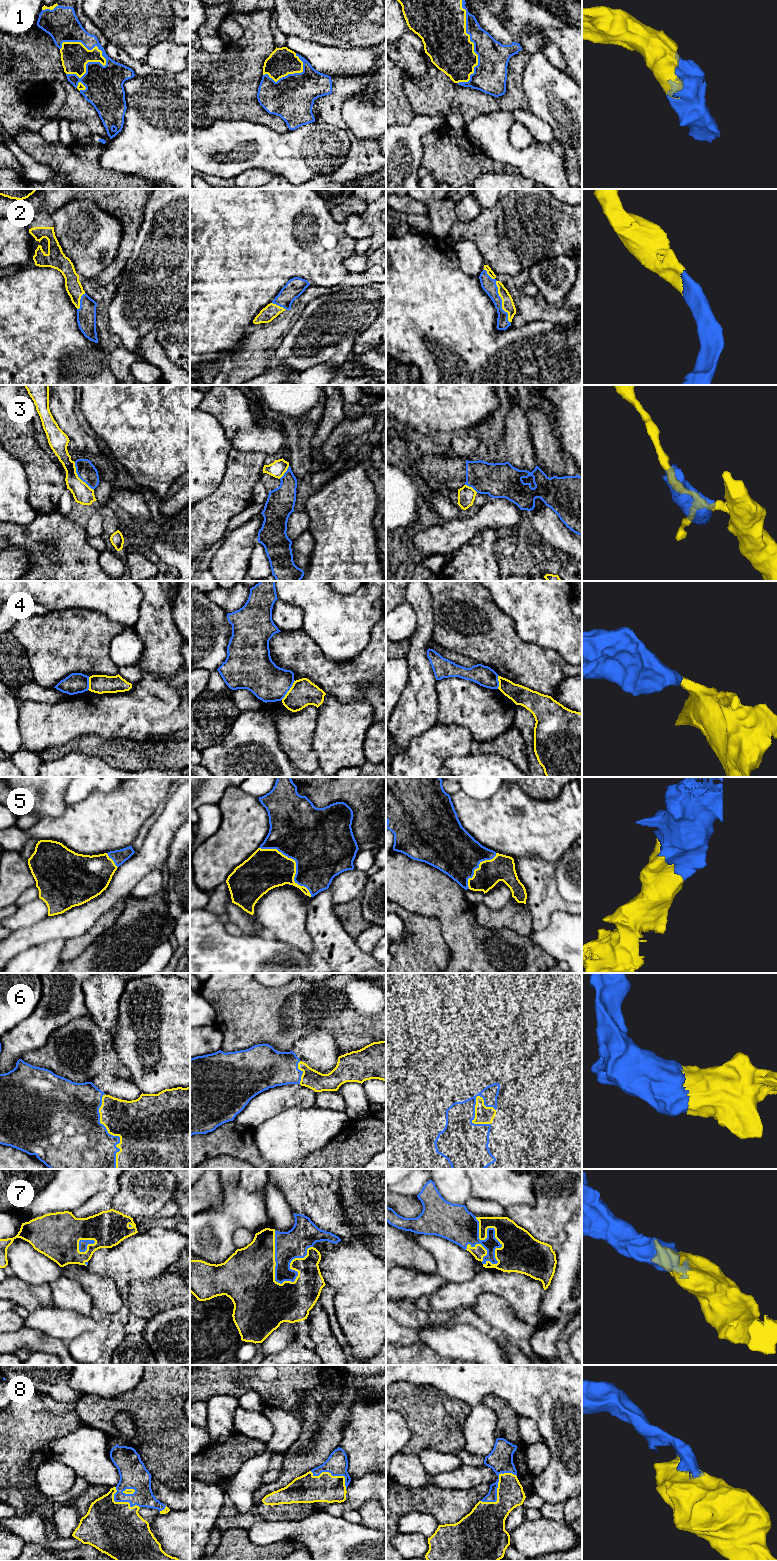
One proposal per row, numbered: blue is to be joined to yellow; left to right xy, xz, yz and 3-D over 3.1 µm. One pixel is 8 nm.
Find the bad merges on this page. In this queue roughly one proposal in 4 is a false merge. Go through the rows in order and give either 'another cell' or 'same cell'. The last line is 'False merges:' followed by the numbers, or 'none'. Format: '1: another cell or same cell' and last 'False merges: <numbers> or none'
1: same cell
2: same cell
3: another cell
4: same cell
5: same cell
6: same cell
7: same cell
8: same cell
False merges: 3

